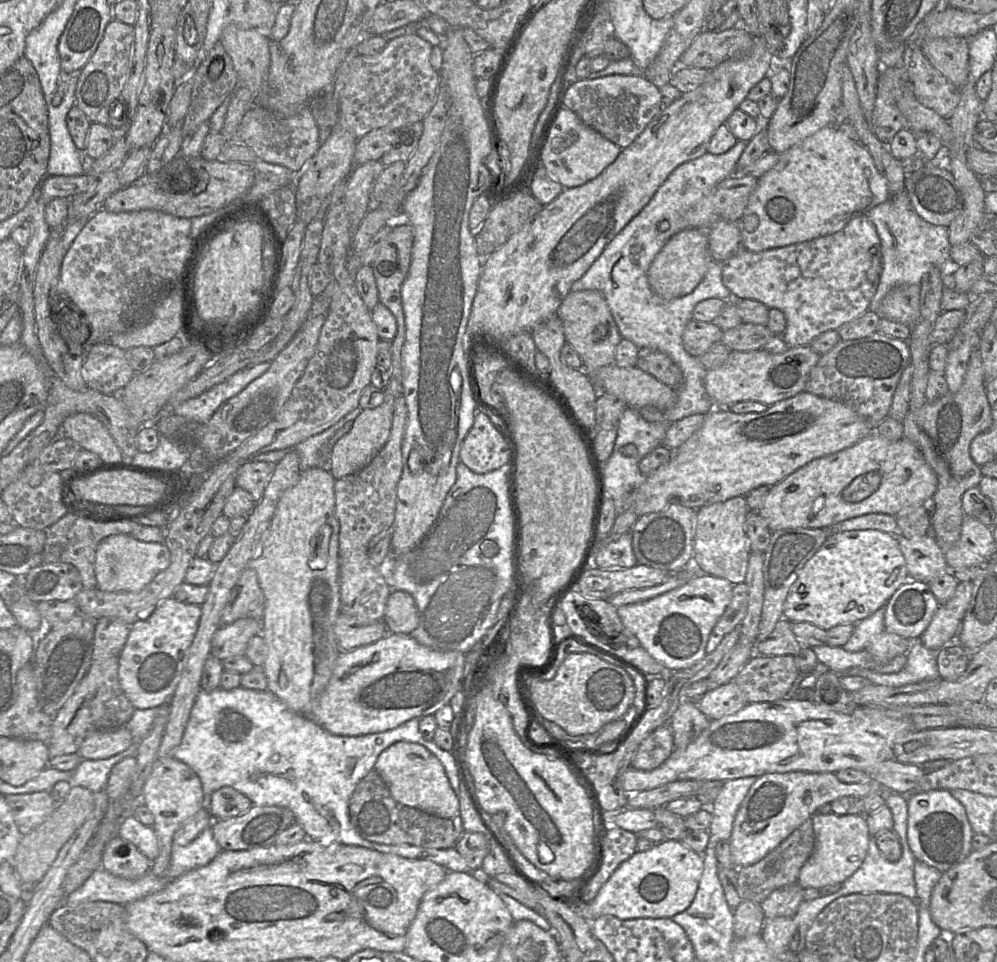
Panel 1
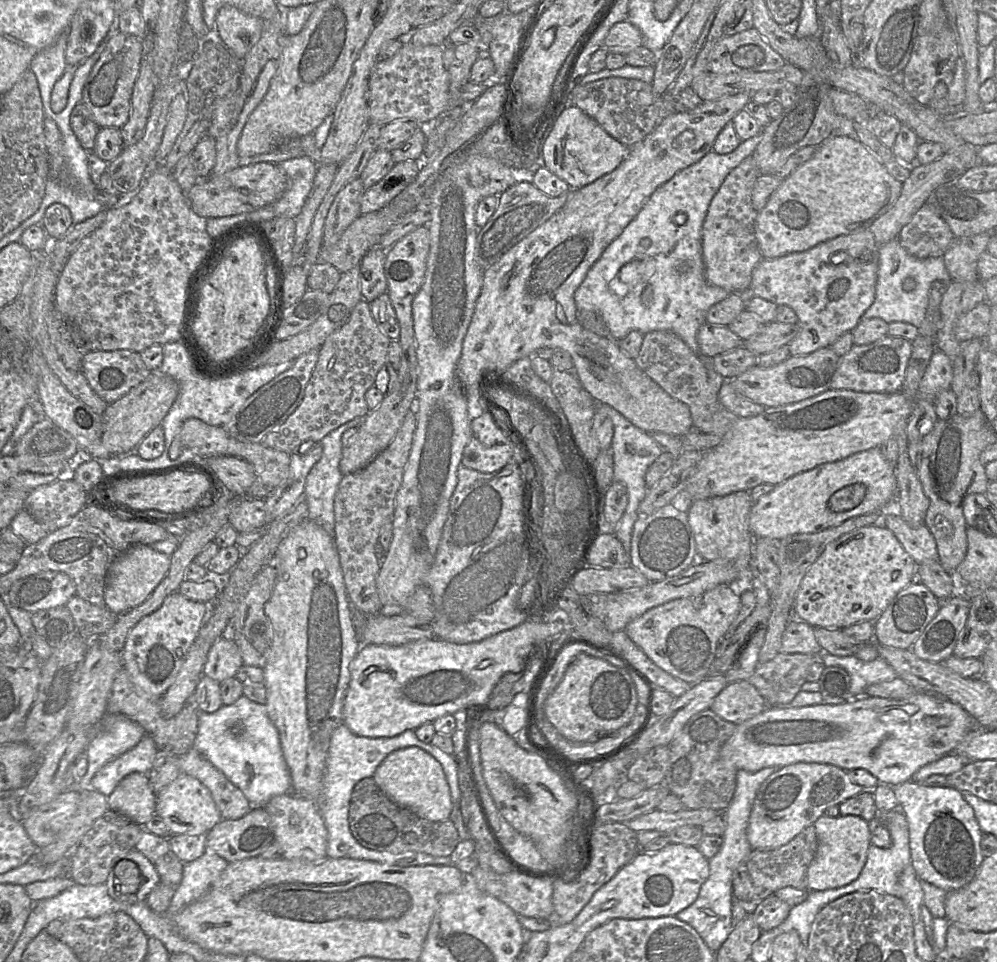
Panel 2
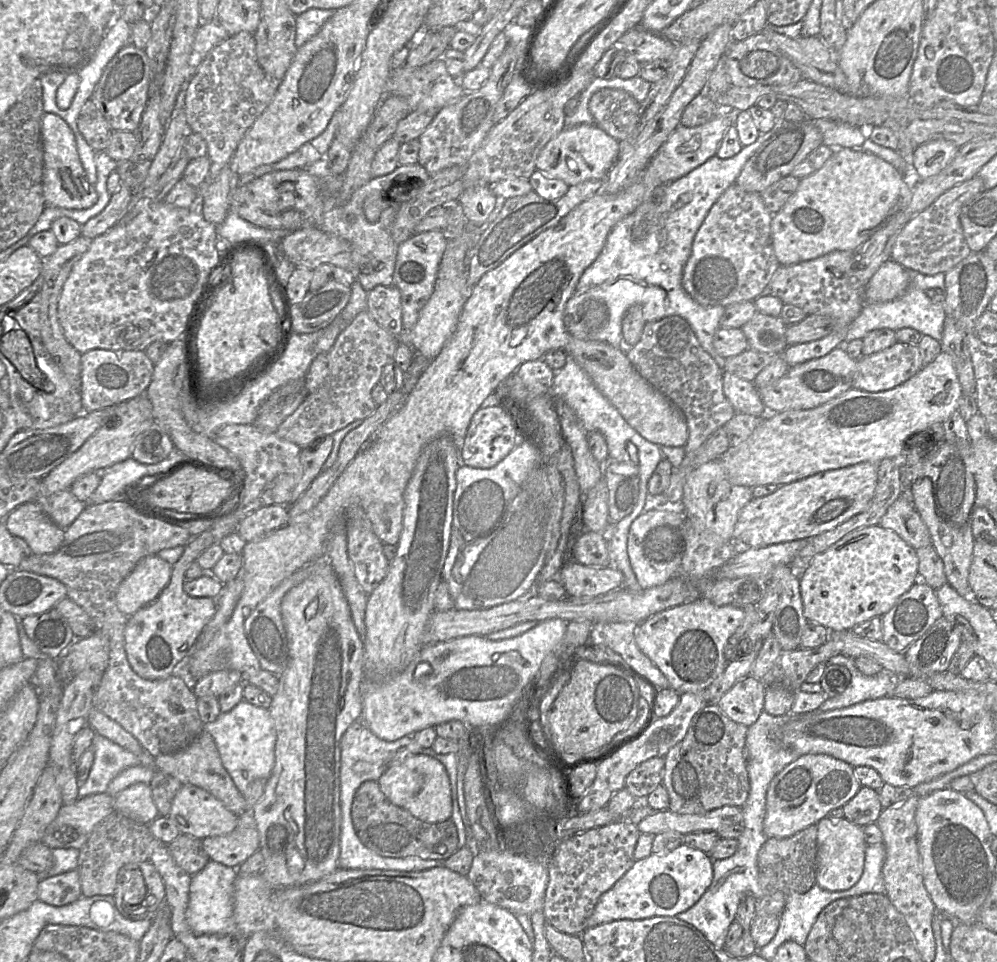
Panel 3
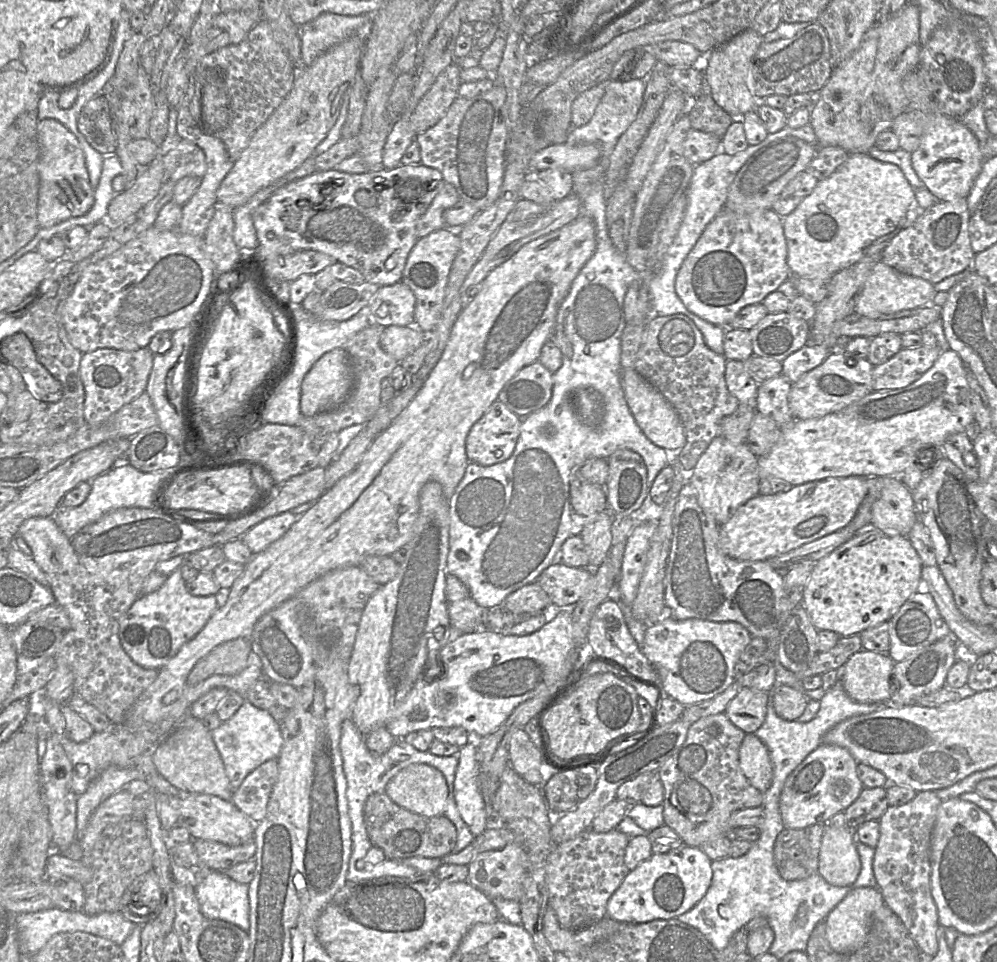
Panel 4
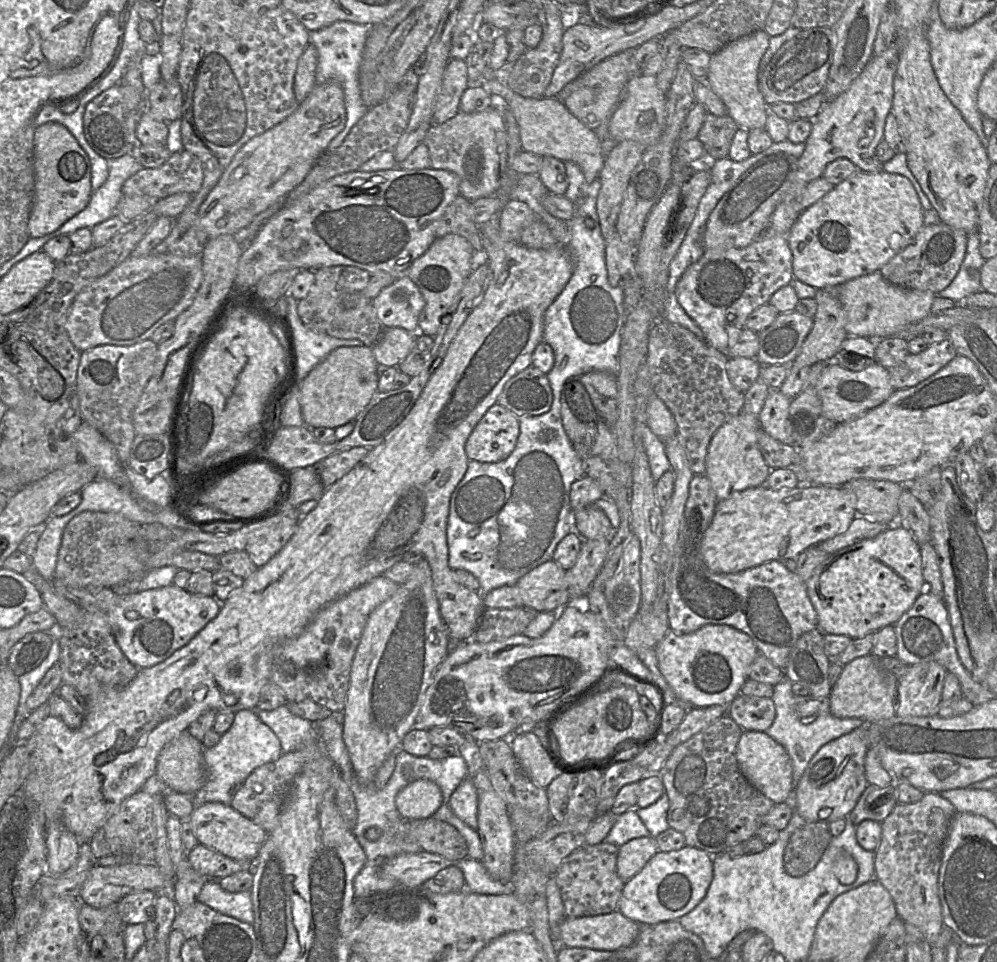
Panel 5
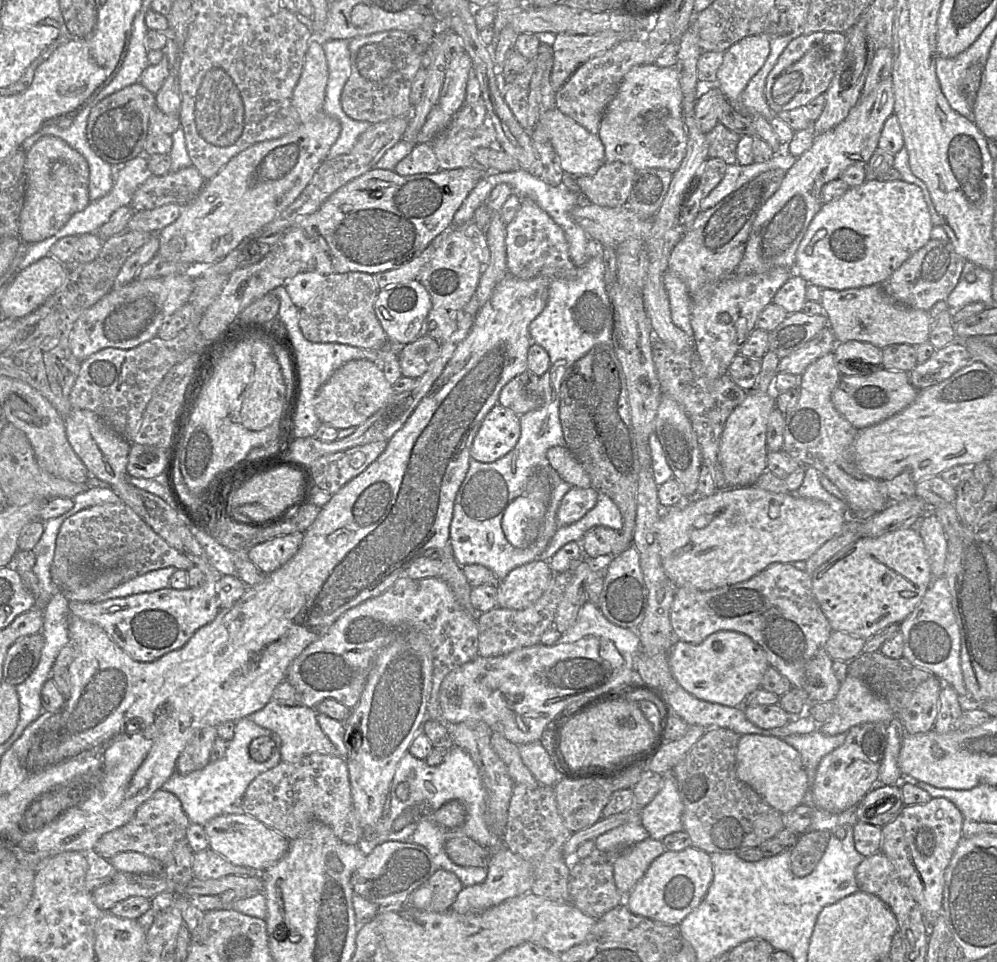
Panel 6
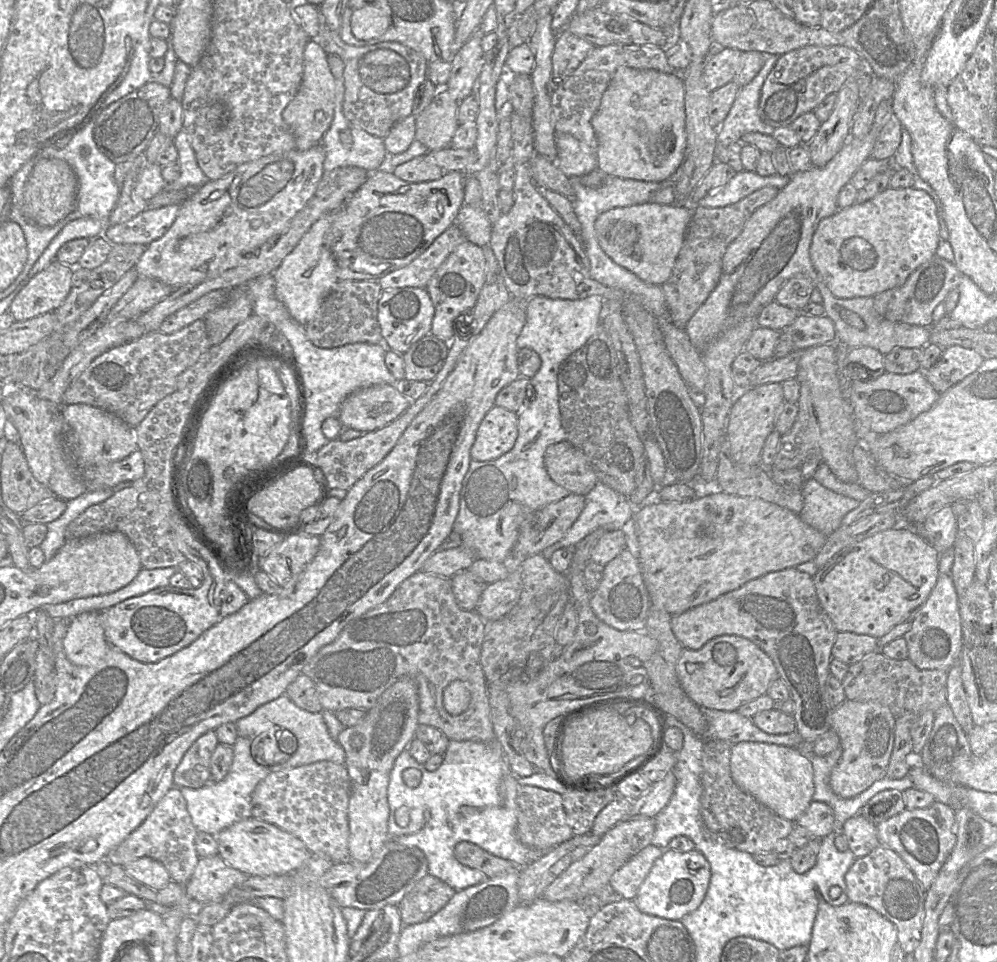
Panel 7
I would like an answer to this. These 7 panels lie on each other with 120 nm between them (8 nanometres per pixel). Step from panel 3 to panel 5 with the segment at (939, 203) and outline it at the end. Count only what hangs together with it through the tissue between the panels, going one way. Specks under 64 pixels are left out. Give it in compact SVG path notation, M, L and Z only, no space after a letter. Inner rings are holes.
M946 223L924 225L914 241L890 259L881 269L883 277L892 284L937 295L950 285L965 258L967 234Z

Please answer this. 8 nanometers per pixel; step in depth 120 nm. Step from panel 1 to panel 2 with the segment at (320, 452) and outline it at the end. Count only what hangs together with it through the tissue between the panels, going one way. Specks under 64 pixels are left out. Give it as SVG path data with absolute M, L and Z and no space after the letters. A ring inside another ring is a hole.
M356 417L331 431L320 442L316 442L321 443L323 453L320 460L312 467L306 477L305 490L302 498L308 505L308 519L323 528L333 538L335 533L334 499L339 483L344 476L340 471L342 435L350 428L359 427L363 421L364 417Z

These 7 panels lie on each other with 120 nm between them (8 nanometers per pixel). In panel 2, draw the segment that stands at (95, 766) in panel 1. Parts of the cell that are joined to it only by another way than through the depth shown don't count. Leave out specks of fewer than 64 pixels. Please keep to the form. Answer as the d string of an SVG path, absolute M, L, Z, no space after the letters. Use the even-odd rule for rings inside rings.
M145 733L130 750L106 763L91 779L91 787L108 797L118 783L128 774L148 774L157 756L153 739Z

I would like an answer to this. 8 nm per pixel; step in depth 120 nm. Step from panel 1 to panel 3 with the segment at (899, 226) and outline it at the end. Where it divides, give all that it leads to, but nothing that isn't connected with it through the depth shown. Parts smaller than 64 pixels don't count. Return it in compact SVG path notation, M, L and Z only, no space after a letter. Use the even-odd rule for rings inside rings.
M907 270L910 273L910 285L903 295L894 300L879 303L865 303L860 315L849 326L843 344L855 339L863 339L865 335L875 329L888 328L897 331L901 328L912 328L922 335L928 335L941 342L945 310L944 301L935 302L926 294L928 289L942 289L945 299L945 273L925 275L915 270Z

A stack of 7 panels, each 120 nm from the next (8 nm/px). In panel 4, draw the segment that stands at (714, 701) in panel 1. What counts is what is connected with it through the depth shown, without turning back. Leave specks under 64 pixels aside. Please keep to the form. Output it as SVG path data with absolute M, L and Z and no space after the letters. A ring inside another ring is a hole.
M740 687L728 703L724 714L745 733L754 733L763 724L767 712L768 692Z

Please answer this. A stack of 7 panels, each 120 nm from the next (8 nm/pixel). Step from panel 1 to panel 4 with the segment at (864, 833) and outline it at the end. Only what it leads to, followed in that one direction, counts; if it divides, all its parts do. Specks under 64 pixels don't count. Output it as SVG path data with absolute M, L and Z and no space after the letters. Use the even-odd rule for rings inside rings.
M826 823L817 873L829 884L843 887L853 884L860 870L861 861L854 843L854 832L846 826L835 828Z

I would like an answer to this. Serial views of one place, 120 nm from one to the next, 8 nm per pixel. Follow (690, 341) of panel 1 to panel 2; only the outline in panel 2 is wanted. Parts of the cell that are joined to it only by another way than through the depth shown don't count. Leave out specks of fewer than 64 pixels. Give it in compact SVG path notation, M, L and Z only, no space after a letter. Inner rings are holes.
M709 323L700 326L696 340L701 352L709 357L743 345L743 340L727 326L716 326Z

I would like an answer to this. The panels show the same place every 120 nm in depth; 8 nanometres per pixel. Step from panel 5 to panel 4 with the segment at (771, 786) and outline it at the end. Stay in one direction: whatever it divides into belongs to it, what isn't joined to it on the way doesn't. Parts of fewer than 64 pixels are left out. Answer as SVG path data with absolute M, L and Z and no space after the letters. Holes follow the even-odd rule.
M746 733L739 749L739 766L750 784L765 793L772 781L772 765L765 744L754 734Z

